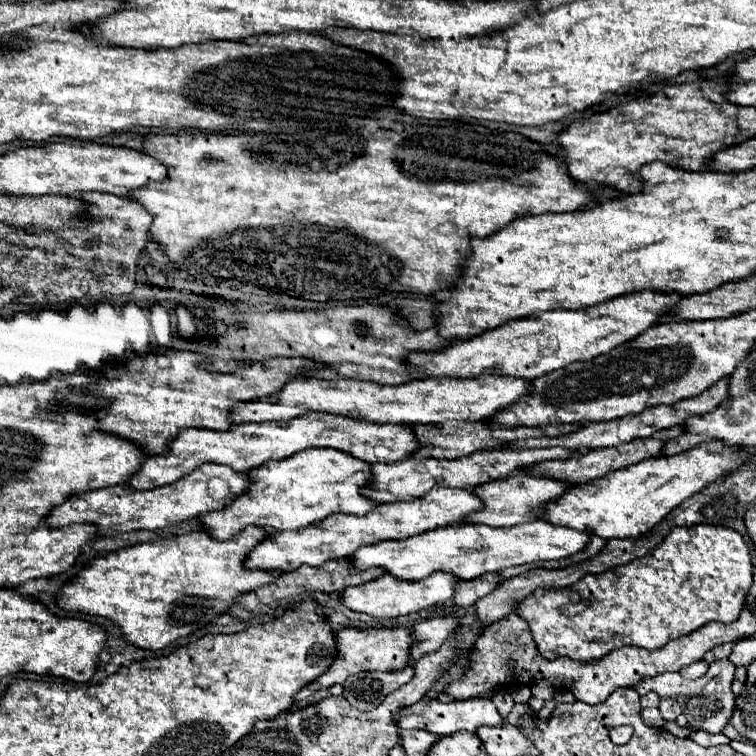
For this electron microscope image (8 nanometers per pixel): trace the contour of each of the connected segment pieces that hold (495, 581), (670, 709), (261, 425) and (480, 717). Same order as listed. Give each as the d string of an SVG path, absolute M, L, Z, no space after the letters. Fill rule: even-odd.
M484 574L476 580L460 580L456 586L456 596L454 596L454 604L458 606L472 606L476 604L482 596L490 594L496 590L496 586L500 584L500 574Z
M660 698L660 714L664 720L676 720L678 714L682 714L682 708L678 708L678 700L676 698Z
M308 412L300 418L288 422L258 422L258 424L238 424L232 430L216 432L204 428L192 428L180 432L180 438L172 442L170 454L166 456L148 456L138 474L134 474L128 484L138 490L156 488L164 484L172 484L184 474L190 474L202 462L214 462L230 466L236 472L250 472L262 466L268 460L284 460L300 450L308 448L336 448L348 452L366 462L384 462L394 464L406 458L412 458L416 450L420 450L420 442L414 434L414 428L408 424L374 424L360 422L348 416L324 414L324 412Z
M468 698L468 700L452 700L450 704L432 702L432 706L424 706L424 702L418 702L416 706L406 706L400 712L400 718L396 718L396 724L400 728L424 728L428 732L434 732L438 736L450 736L454 732L476 732L480 726L504 726L506 718L500 716L498 708L490 698Z

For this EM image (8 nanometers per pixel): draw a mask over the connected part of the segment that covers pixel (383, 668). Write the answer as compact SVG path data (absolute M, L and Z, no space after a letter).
M344 628L336 632L336 642L338 642L338 658L324 676L316 680L318 688L328 688L334 684L344 684L350 674L356 672L368 672L368 670L380 670L380 672L394 672L394 670L404 670L412 662L412 638L410 628Z

